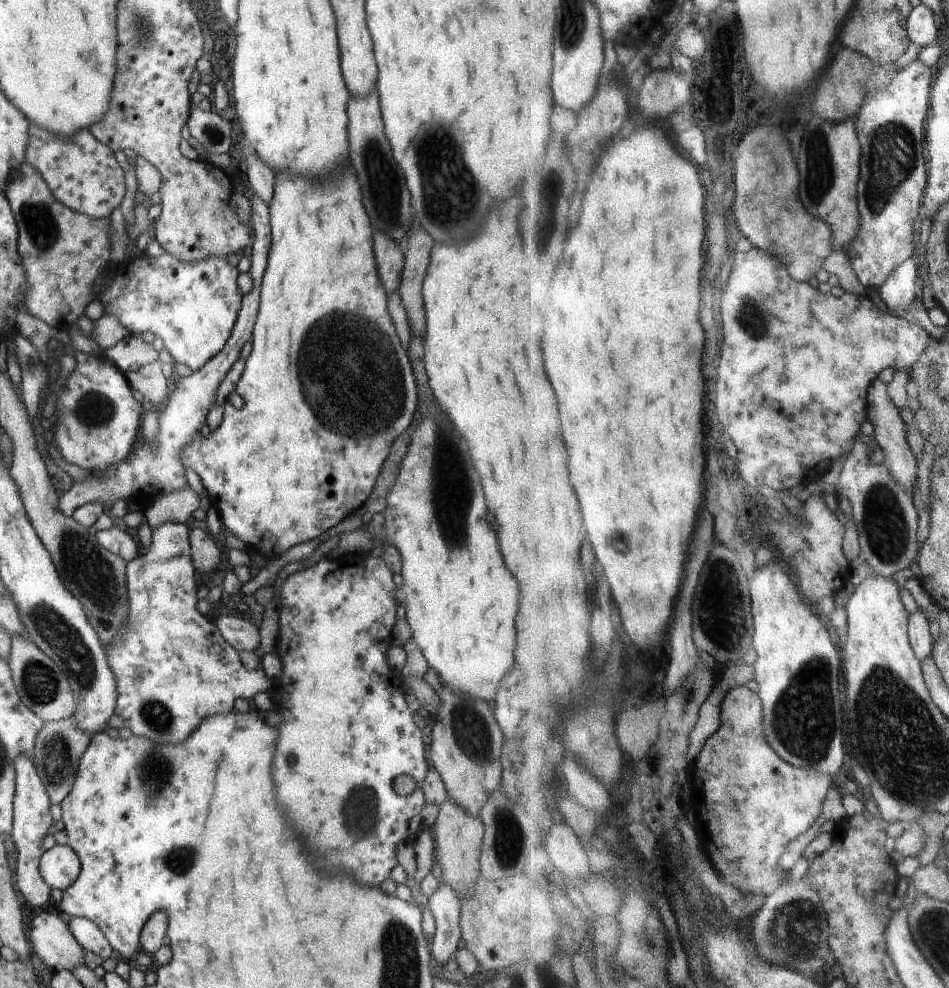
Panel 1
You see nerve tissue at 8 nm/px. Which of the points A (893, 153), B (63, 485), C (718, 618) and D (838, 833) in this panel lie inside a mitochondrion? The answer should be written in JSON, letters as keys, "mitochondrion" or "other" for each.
{"A":"mitochondrion","B":"other","C":"mitochondrion","D":"other"}

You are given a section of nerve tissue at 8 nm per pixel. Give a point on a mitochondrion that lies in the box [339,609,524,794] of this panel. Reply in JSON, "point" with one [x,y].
{"point":[473,737]}

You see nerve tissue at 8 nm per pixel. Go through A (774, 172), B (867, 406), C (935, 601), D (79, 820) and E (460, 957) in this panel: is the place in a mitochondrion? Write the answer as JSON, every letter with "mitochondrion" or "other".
{"A":"mitochondrion","B":"other","C":"other","D":"other","E":"other"}

